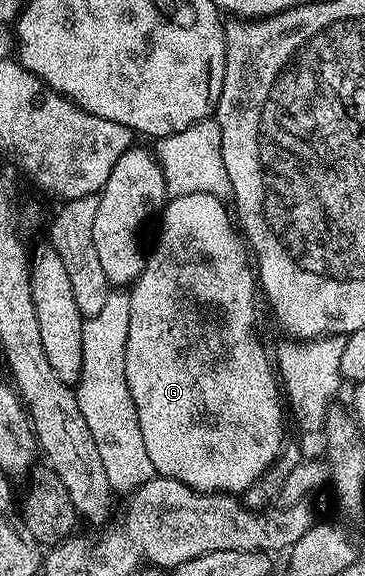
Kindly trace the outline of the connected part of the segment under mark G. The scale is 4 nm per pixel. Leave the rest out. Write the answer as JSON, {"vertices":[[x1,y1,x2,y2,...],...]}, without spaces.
{"vertices":[[187,193,186,195,172,196,166,202,163,210,160,212,161,219,161,236,157,239,153,251,148,252,145,260,145,271,137,278,137,282,132,284,131,290,128,292,131,301,131,325,127,329,127,357,125,358,125,368,127,369,127,389,131,389,131,401,135,401,135,413,139,417,139,430,143,432,143,446,147,448,147,457,151,457,151,465,157,475,162,475,168,479,175,481,183,481,183,485,187,485,196,491,223,491,226,493,243,493,249,486,256,481,260,475,271,464,277,460,277,454,281,452,282,447,287,442,285,436,285,419,287,423,287,415,283,410,283,391,279,386,278,376,275,374,274,364,271,362,271,355,265,352,265,347,261,344,261,339,257,336,257,327,253,324,253,291,255,295,255,271,251,266,251,251,247,246,242,232,235,226,234,216,231,214,230,208,226,206,220,199,216,199,211,193]]}

